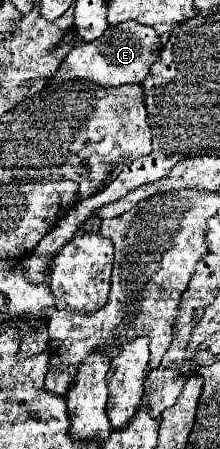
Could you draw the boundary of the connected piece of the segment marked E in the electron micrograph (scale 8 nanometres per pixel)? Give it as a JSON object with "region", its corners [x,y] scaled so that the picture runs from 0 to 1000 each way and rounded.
{"region":[[[568,45],[532,58],[495,58],[459,85],[423,94],[350,98],[277,138],[268,156],[232,183],[286,183],[323,174],[414,178],[450,192],[550,192],[550,187],[641,187],[686,156],[686,143],[714,134],[741,98],[714,71],[686,58],[632,53],[614,45]]]}

